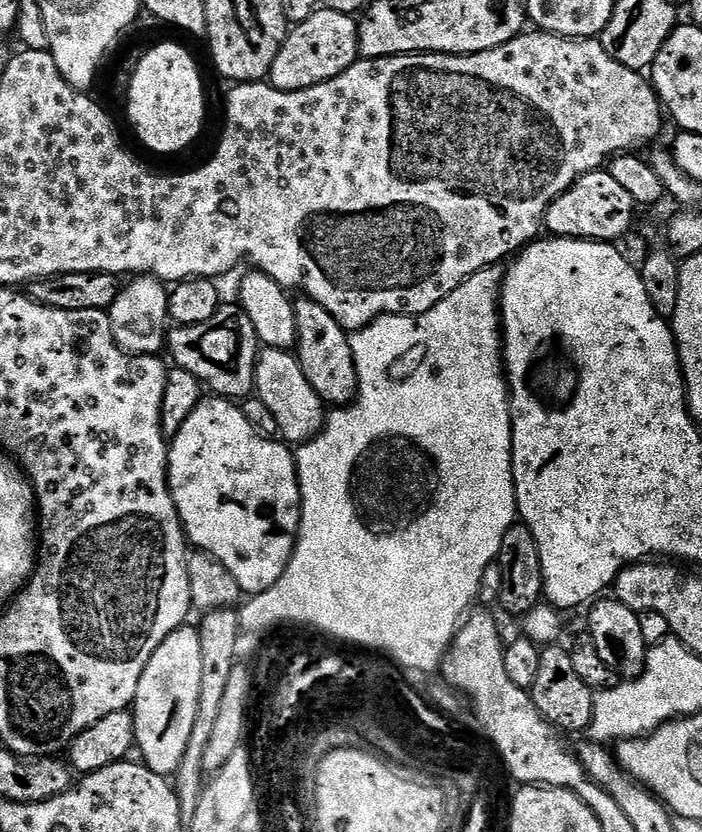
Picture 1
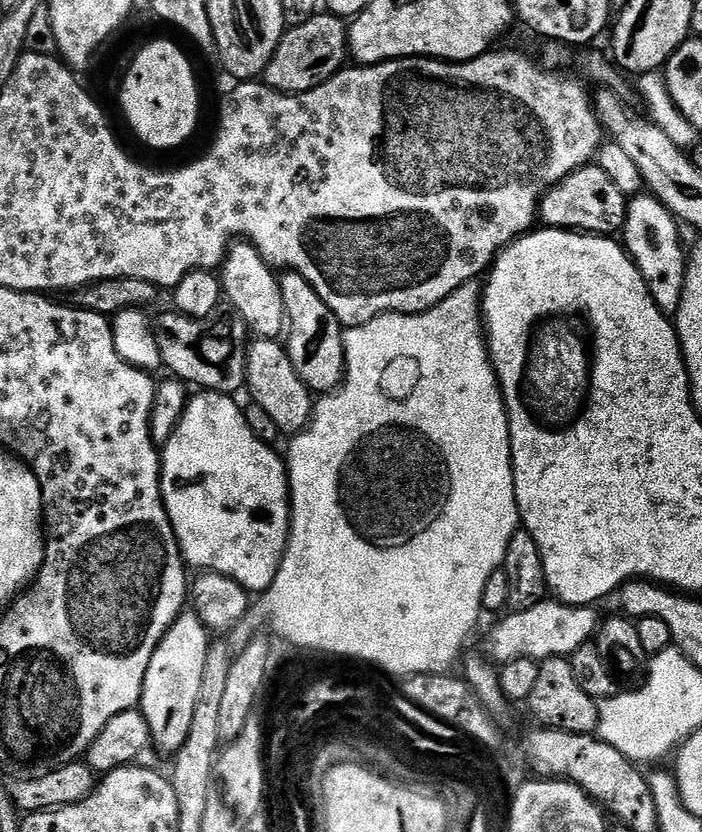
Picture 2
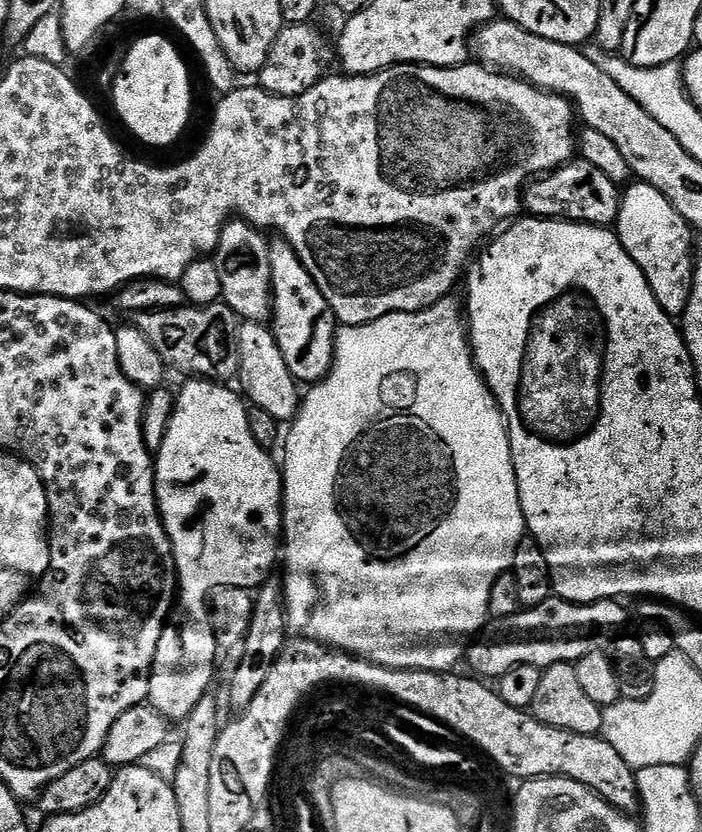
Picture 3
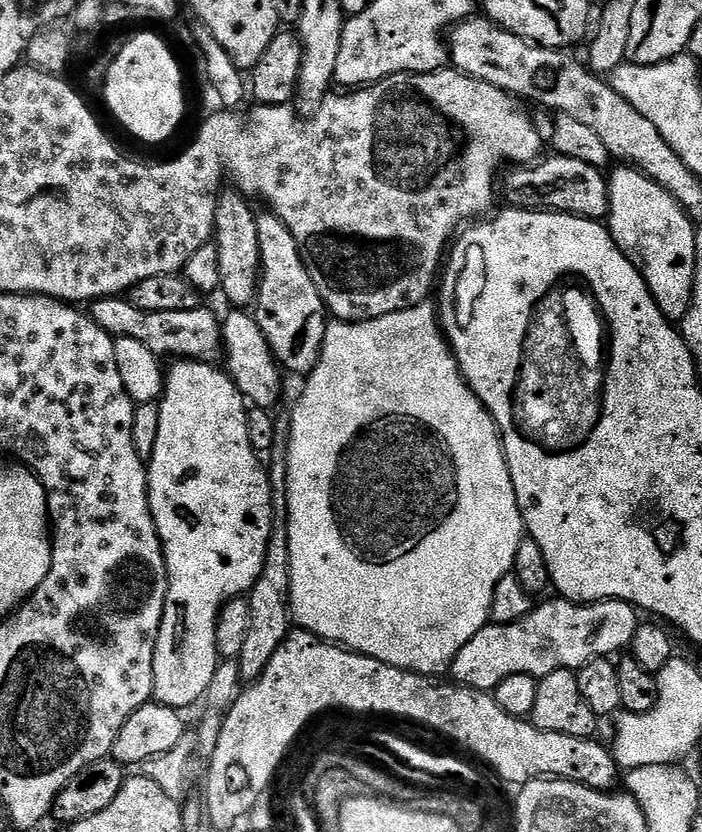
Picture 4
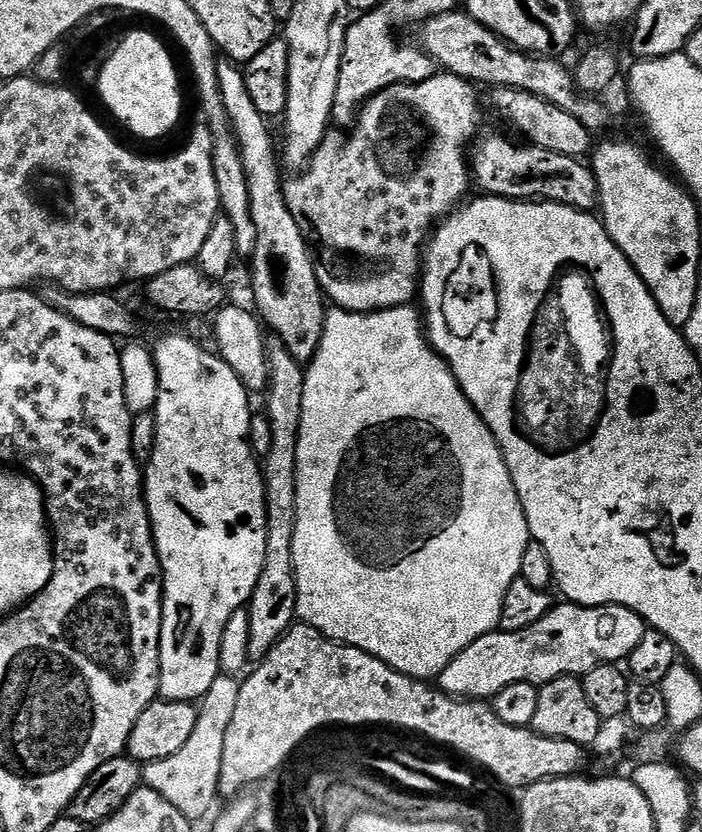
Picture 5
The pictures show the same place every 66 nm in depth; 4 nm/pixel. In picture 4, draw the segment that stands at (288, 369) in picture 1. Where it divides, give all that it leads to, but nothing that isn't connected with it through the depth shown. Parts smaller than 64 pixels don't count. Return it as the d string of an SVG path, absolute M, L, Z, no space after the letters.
M232 310L229 313L229 316L225 315L222 320L226 364L228 360L226 371L249 405L269 410L275 409L275 404L280 400L282 372L266 342L266 334L262 334L255 315L244 310Z

